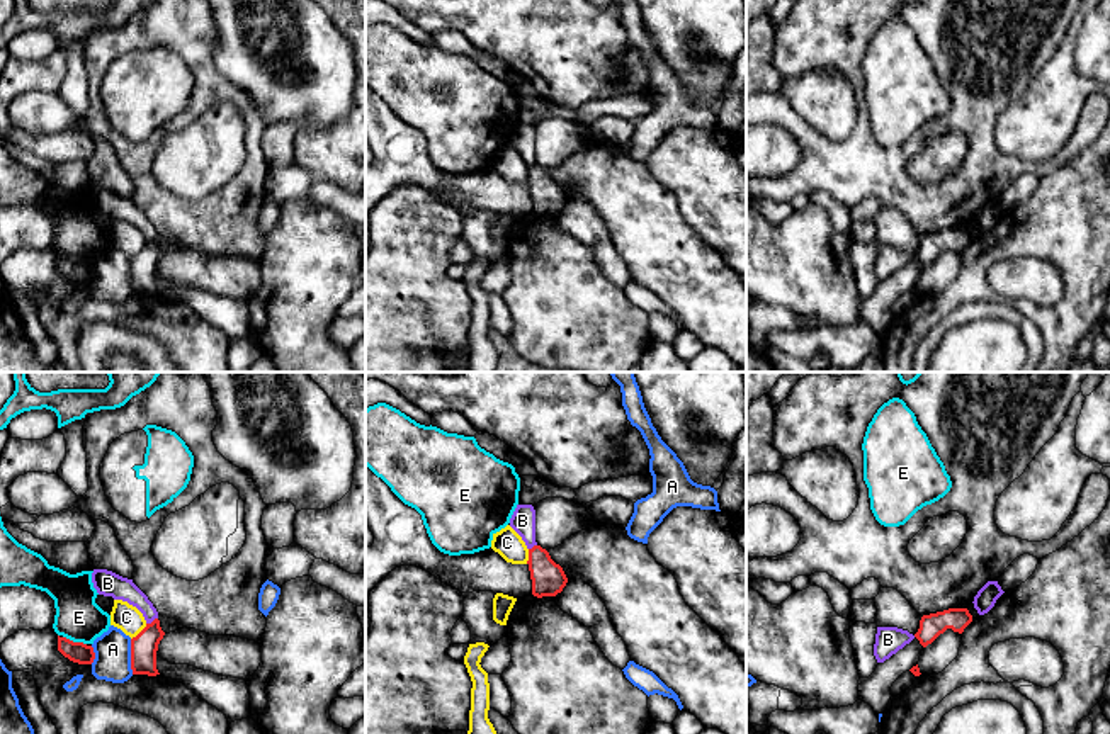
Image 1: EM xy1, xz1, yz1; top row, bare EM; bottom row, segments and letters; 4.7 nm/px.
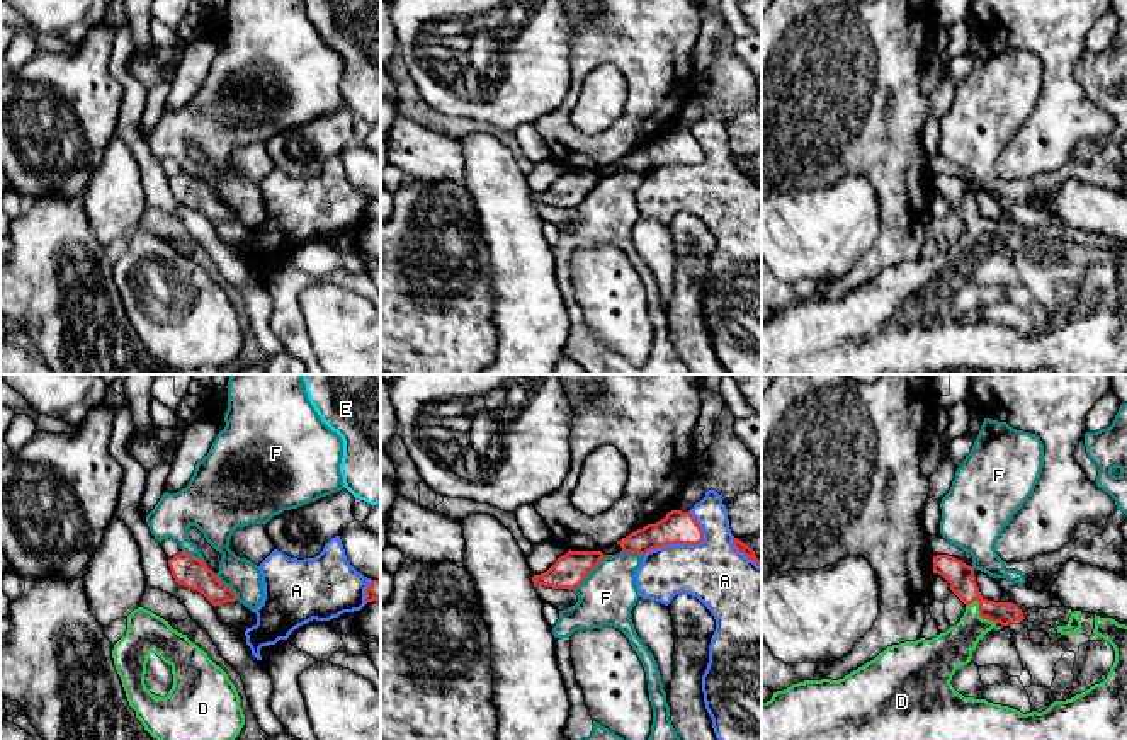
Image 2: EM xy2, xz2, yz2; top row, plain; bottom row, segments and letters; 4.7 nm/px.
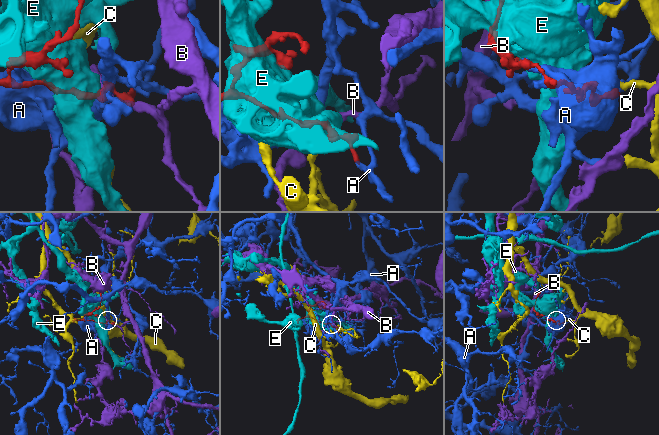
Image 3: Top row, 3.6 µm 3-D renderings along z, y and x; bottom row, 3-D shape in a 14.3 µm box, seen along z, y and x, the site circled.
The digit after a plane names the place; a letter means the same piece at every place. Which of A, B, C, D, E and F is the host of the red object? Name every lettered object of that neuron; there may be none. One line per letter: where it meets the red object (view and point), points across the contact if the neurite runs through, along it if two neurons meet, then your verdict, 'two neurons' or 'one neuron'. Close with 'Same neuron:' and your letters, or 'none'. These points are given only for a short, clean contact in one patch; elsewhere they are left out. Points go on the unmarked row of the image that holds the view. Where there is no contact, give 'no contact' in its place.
A: xz2 (677, 162) | two neurons
B: xy1 (153, 240) | along xy1 (157, 237), (147, 243) | two neurons
C: xy1 (140, 252) | along xy1 (147, 243), (131, 259) | two neurons
D: yz2 (979, 230) | across yz2 (961, 196), (979, 230), (951, 269) | one neuron
E: xy1 (75, 262) | two neurons
F: xz2 (592, 187) | along xz2 (612, 174), (605, 174), (571, 208) | two neurons
Same neuron: D

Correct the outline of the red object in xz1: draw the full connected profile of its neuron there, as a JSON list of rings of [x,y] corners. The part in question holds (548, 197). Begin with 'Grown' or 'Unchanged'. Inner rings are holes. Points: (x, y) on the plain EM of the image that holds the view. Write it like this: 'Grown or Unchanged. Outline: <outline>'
Unchanged. Outline: [[[541,165],[529,168],[529,190],[532,199],[532,214],[537,217],[556,216],[563,211],[568,197],[559,184]]]

